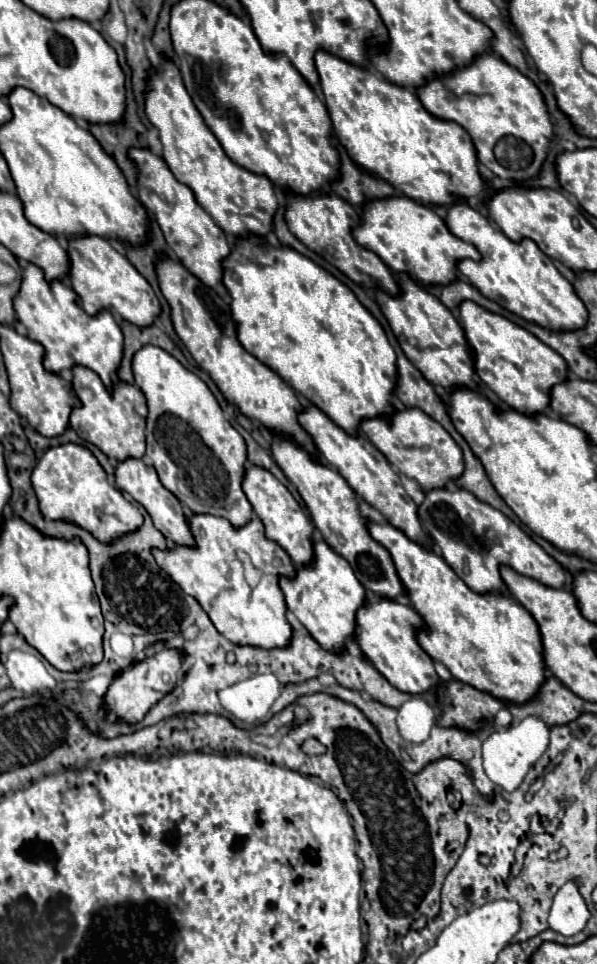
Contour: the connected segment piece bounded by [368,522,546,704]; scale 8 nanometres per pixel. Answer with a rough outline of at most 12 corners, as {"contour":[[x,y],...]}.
{"contour":[[370,522],[420,646],[456,680],[526,704],[542,636],[510,596],[476,594],[442,556]]}

